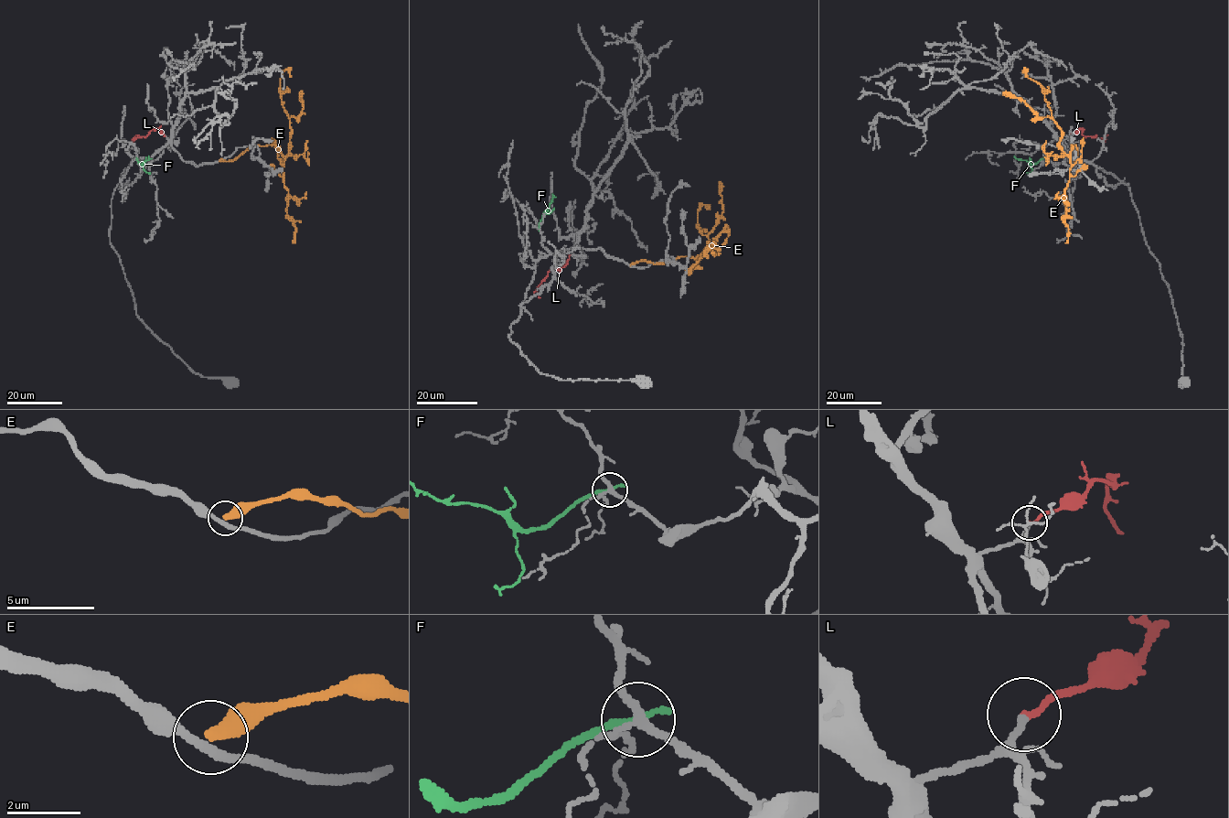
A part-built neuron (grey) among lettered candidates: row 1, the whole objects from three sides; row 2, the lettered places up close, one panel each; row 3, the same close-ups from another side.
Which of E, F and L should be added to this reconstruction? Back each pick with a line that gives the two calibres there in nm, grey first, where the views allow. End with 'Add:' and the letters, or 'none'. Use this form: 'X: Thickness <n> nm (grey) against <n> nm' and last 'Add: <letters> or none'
L: Thickness 190 nm (grey) against 160 nm
Add: L

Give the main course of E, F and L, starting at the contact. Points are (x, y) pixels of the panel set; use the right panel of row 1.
E: (1078, 161), (1075, 145), (1071, 145), (1069, 156), (1062, 149), (1061, 128), (1044, 89), (1024, 69), (1026, 77)
F: (1045, 157), (1030, 164), (1013, 156)
L: (1070, 135), (1080, 129), (1083, 129), (1084, 136), (1101, 139), (1107, 135)

